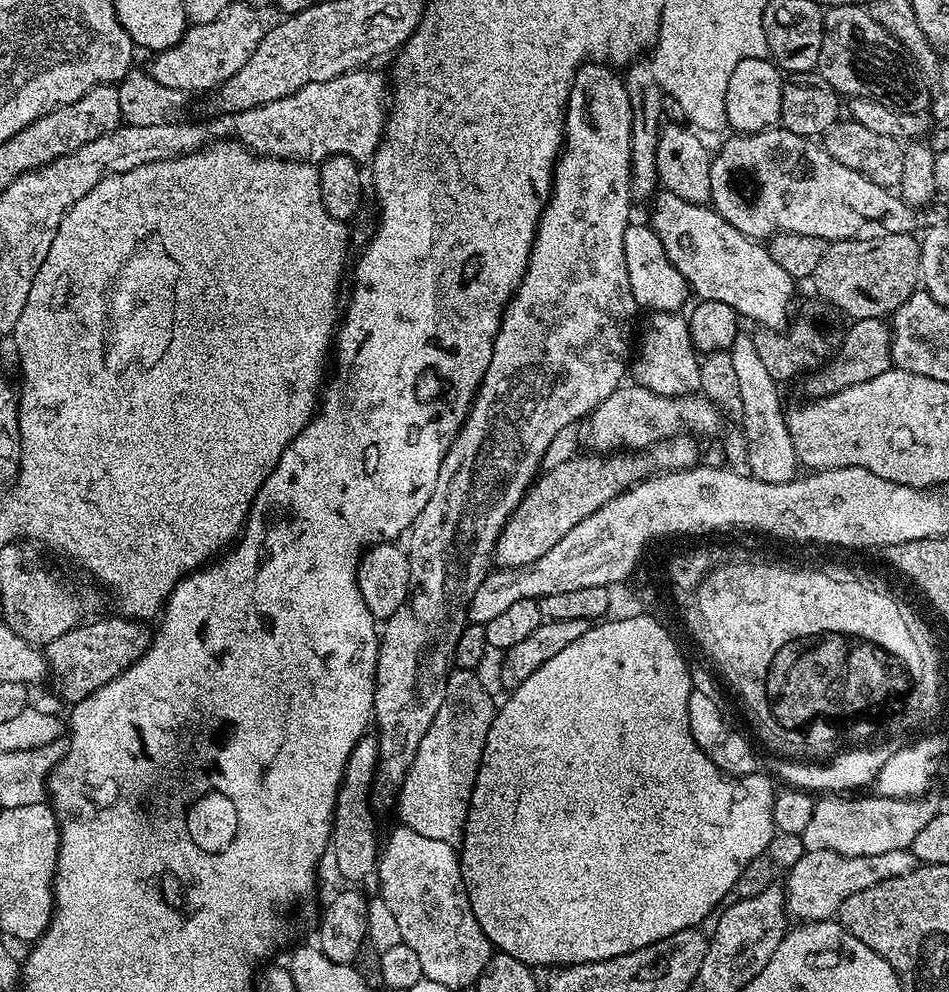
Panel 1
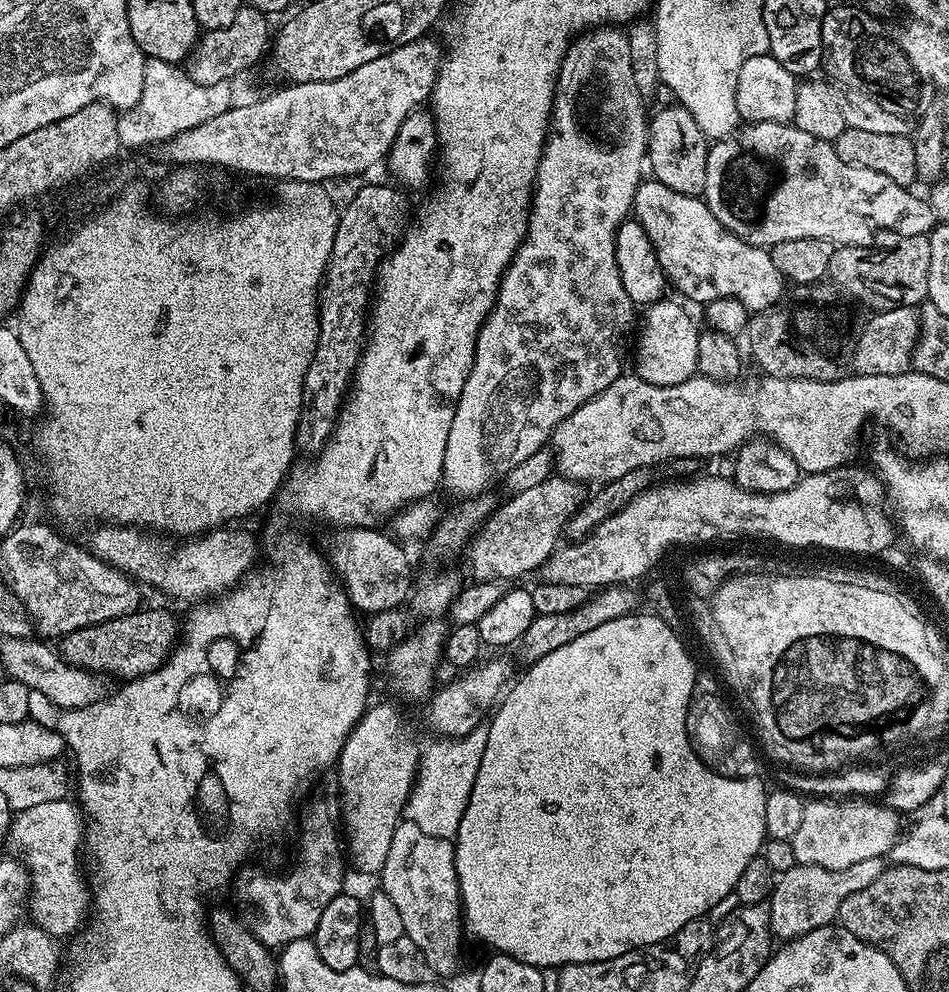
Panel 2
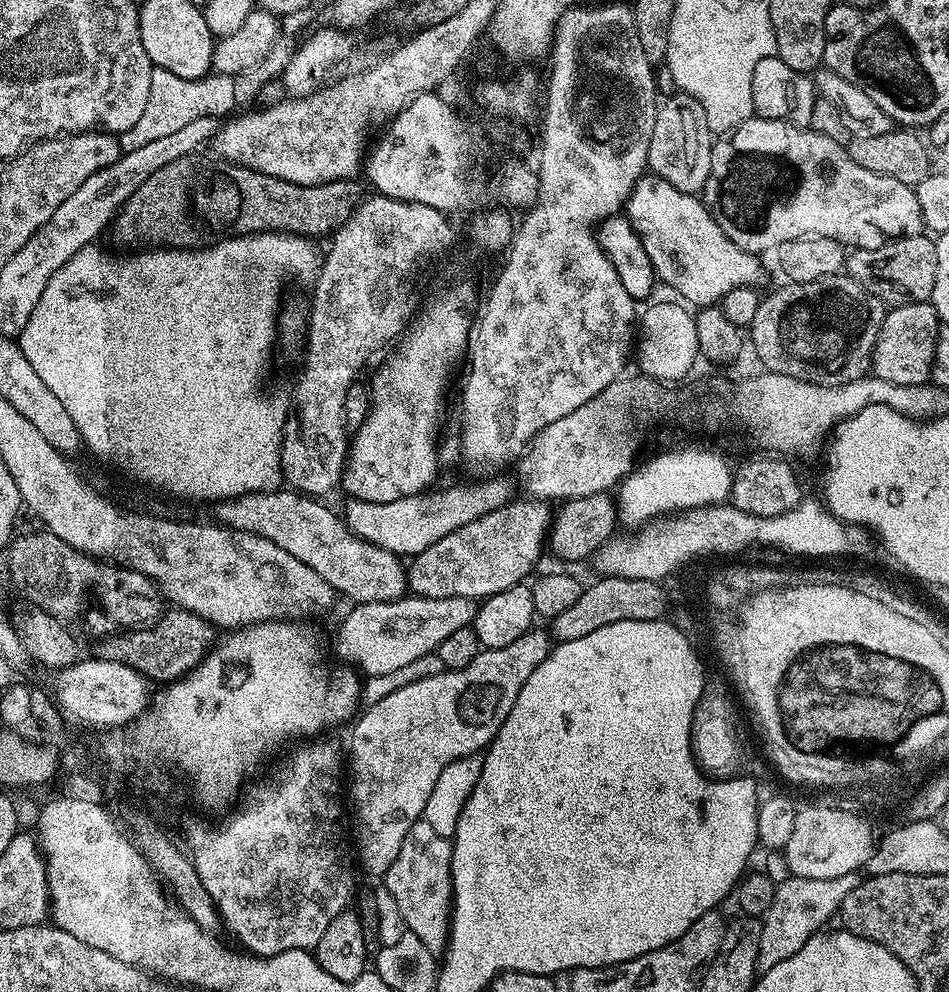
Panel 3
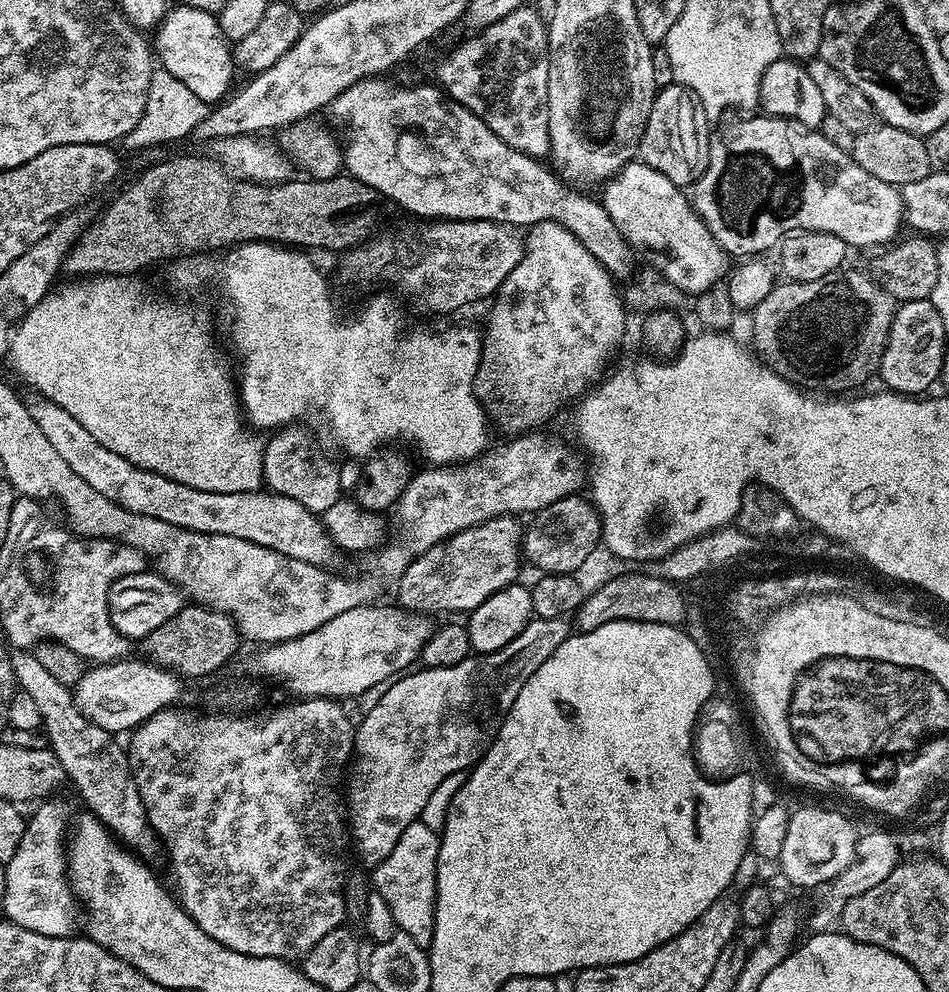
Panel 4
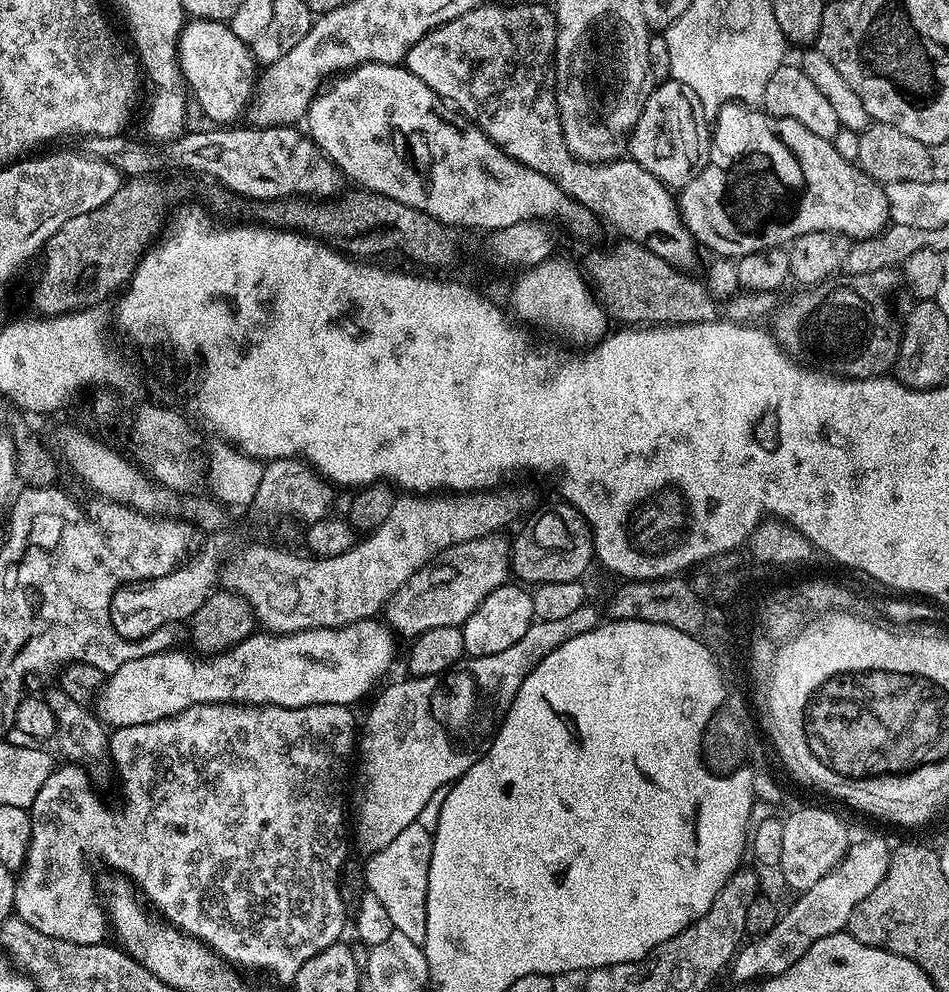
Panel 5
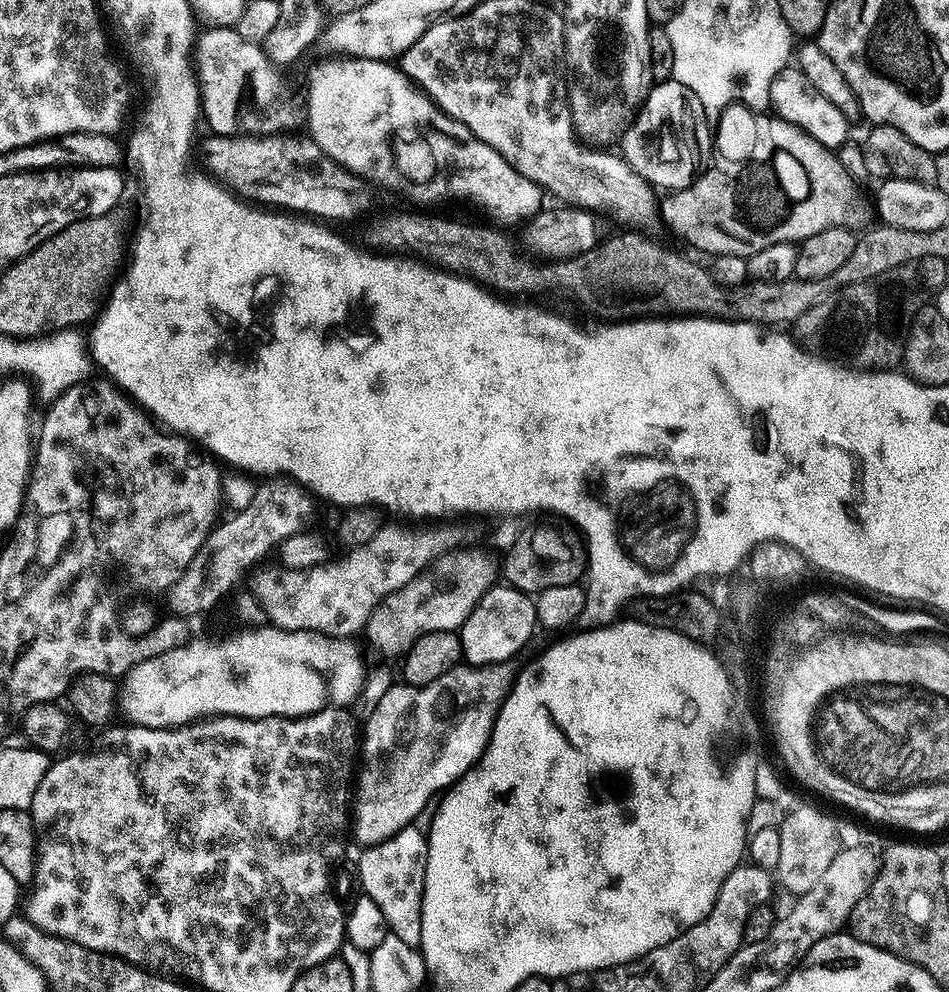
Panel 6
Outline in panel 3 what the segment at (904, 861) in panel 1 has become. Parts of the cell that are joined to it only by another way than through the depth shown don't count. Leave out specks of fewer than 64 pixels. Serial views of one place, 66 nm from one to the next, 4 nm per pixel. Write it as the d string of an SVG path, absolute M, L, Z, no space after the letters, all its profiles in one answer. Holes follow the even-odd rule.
M855 872L842 878L802 878L789 875L788 880L780 880L776 886L774 902L770 902L770 910L766 910L760 925L760 941L758 942L757 973L778 966L778 962L786 962L790 954L798 954L810 937L825 927L824 920L837 915L850 890L860 885L861 877Z

